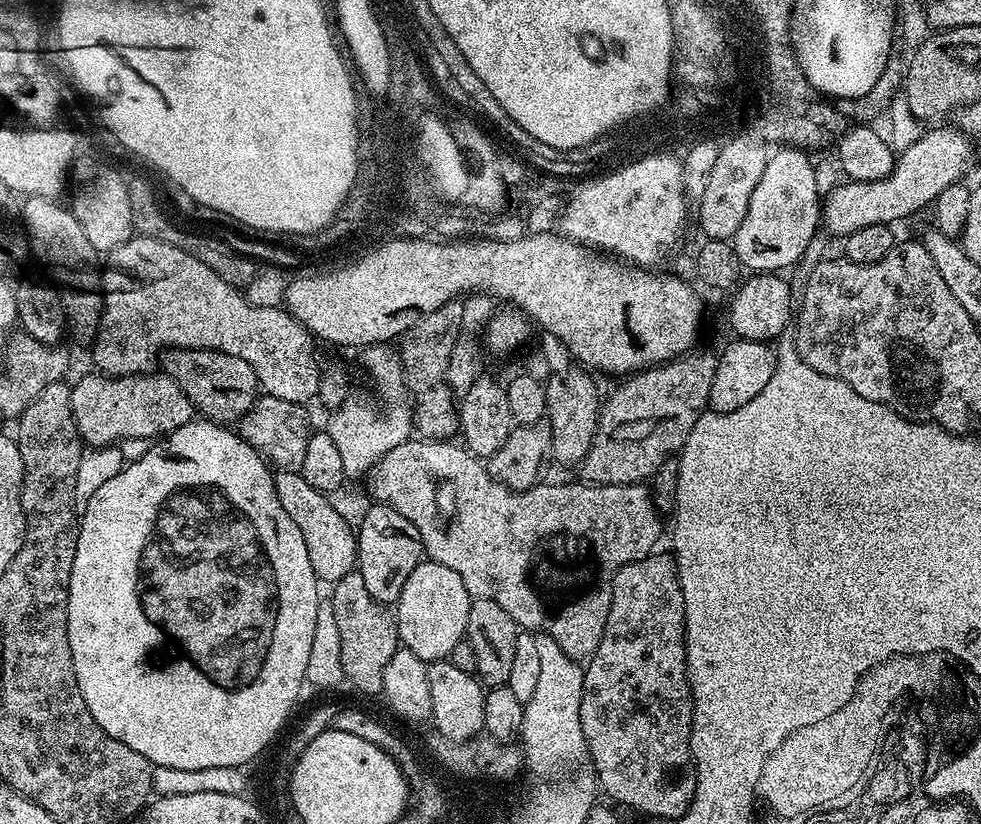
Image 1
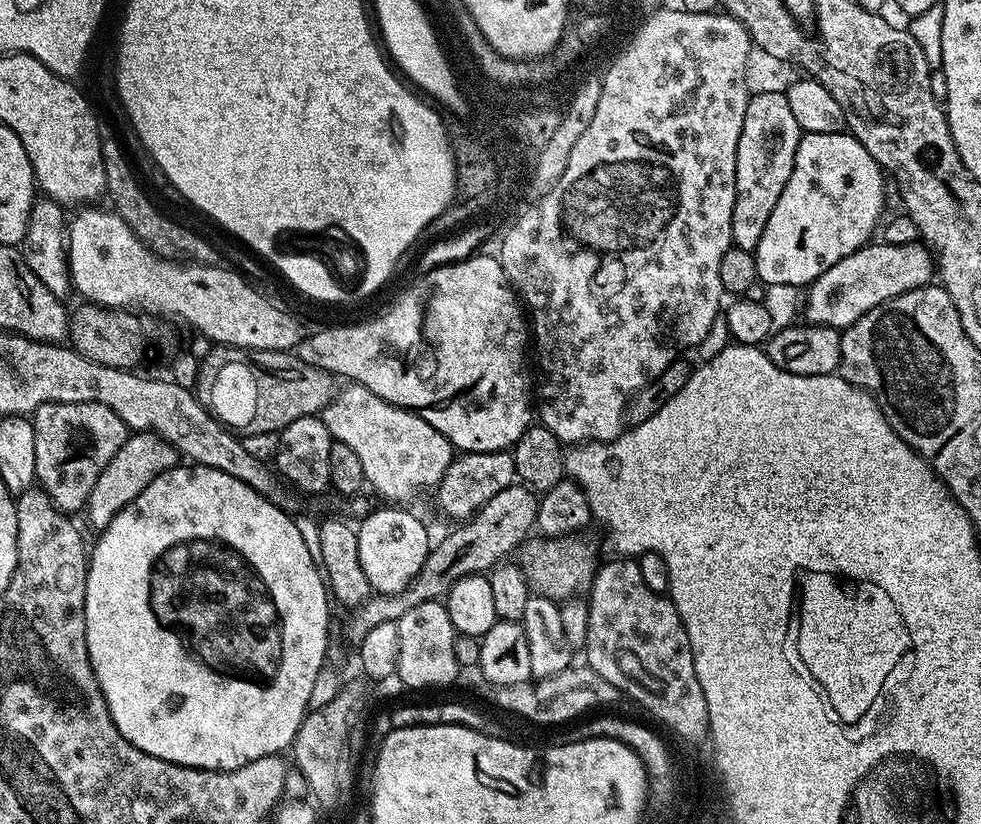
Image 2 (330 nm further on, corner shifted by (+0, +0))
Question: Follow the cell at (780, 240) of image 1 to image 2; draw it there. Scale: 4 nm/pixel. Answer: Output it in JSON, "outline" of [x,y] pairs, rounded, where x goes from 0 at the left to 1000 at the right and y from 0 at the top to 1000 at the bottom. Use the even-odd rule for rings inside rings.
{"outline":[[[863,159],[847,160],[846,163],[819,161],[813,172],[813,182],[809,187],[809,206],[805,211],[805,221],[801,221],[801,231],[797,231],[797,235],[793,239],[789,256],[785,258],[785,265],[781,269],[781,279],[777,279],[777,290],[773,292],[769,307],[773,323],[773,340],[780,346],[803,343],[823,347],[830,343],[842,328],[846,328],[846,323],[850,323],[850,318],[871,308],[871,303],[880,301],[882,296],[890,290],[889,280],[892,279],[893,271],[895,271],[894,277],[898,271],[897,261],[901,257],[901,218],[903,223],[901,205],[897,203],[895,197],[891,197],[891,192],[887,192],[887,182],[883,182],[883,177],[879,177],[879,172],[875,172],[873,165],[865,163]]]}

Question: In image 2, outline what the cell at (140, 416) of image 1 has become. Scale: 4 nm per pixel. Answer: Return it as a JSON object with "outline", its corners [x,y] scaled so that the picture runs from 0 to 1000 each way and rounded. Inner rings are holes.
{"outline":[[[96,488],[44,490],[32,501],[31,508],[35,517],[35,556],[40,591],[62,621],[74,624],[81,617],[83,620],[90,610],[92,595],[96,595],[96,585],[100,585],[98,549],[118,549],[130,534],[133,521],[116,498]]]}

